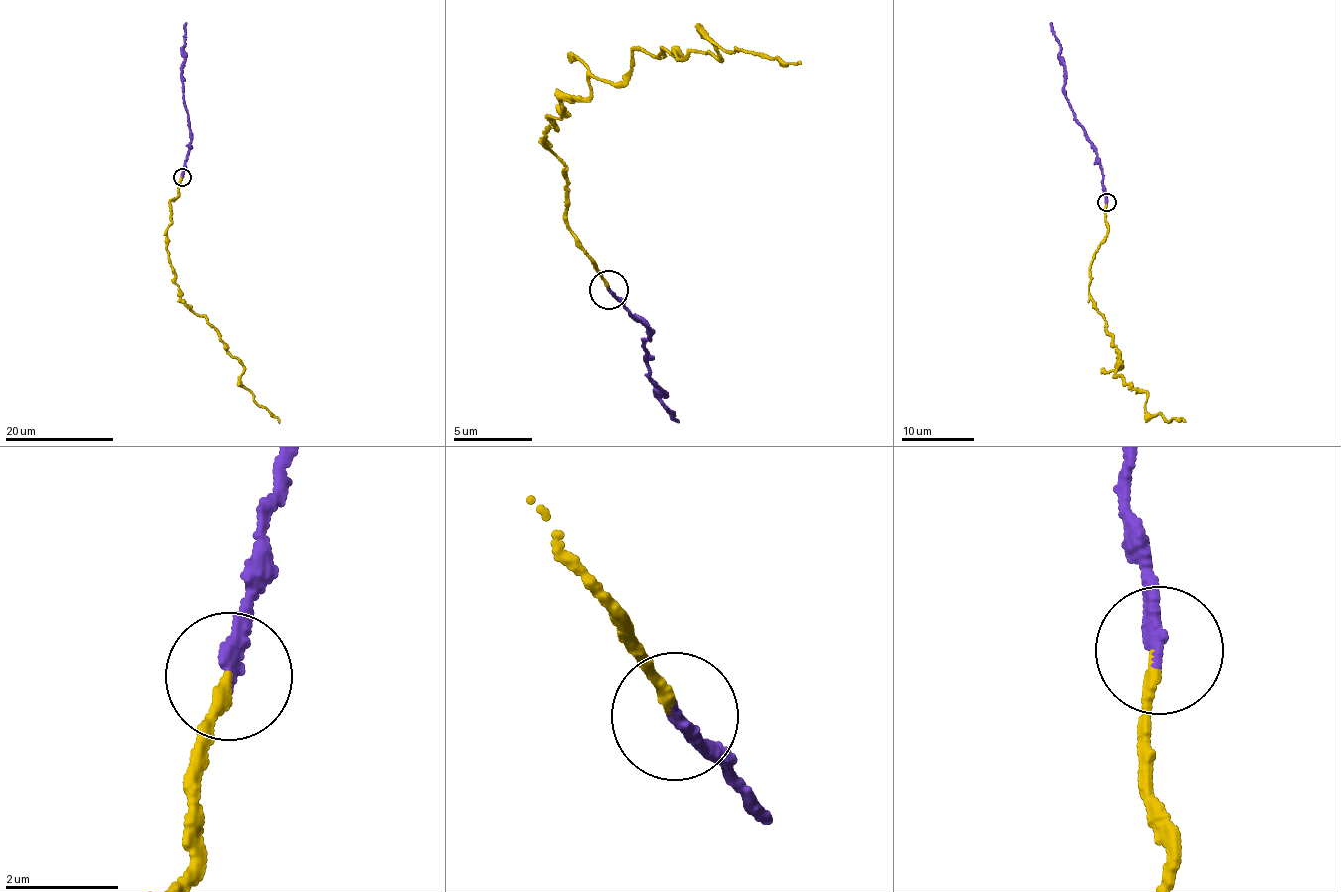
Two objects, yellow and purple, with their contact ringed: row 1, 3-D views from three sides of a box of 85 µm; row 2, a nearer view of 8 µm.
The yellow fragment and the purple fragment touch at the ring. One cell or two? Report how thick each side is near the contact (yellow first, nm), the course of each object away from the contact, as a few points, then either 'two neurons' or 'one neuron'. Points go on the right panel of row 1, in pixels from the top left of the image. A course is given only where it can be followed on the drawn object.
180 nm thick on the yellow side, 240 nm on the other; yellow runs (1107, 203), (1089, 295), (1116, 347), (1114, 374), (1146, 393), (1150, 414), (1185, 422); purple runs (1107, 203), (1095, 147), (1084, 127), (1076, 120), (1063, 90), (1063, 59), (1050, 22); one neuron

